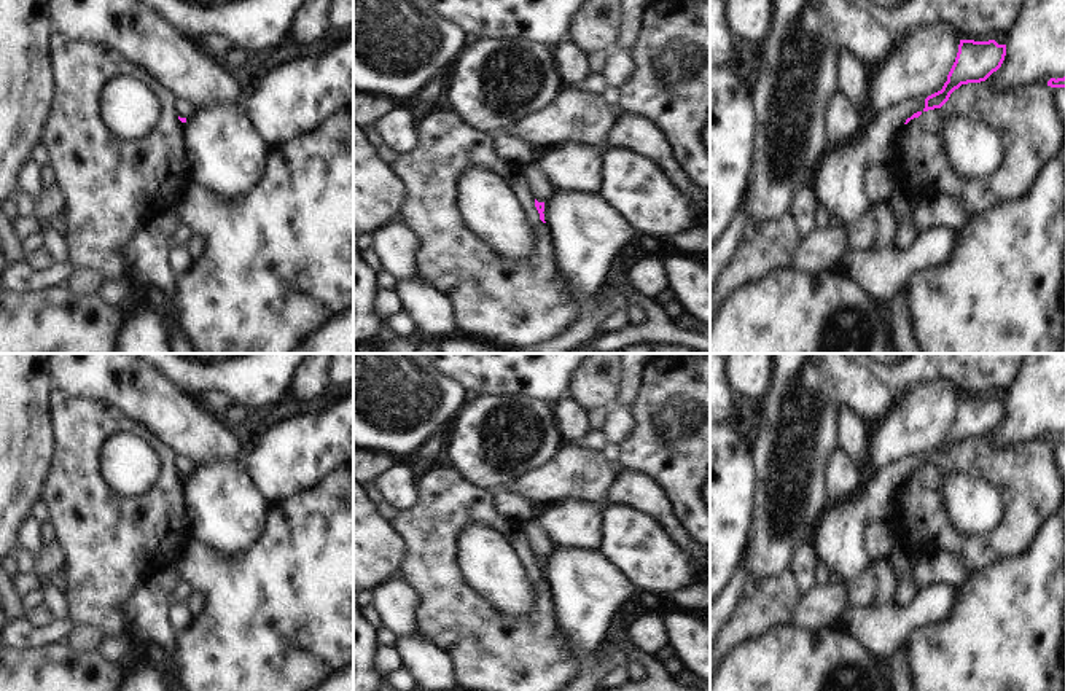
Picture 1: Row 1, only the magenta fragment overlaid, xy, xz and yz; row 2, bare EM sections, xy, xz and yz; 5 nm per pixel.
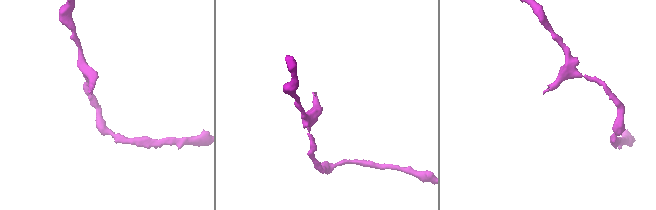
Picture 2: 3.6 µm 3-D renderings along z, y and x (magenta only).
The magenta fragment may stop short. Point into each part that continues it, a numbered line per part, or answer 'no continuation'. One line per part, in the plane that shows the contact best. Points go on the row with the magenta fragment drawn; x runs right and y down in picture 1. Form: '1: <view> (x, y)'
1: yz (839, 182)

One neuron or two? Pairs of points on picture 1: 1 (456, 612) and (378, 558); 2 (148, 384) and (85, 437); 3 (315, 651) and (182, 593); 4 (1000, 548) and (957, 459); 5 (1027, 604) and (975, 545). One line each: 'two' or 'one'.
1: two
2: two
3: two
4: one
5: two

